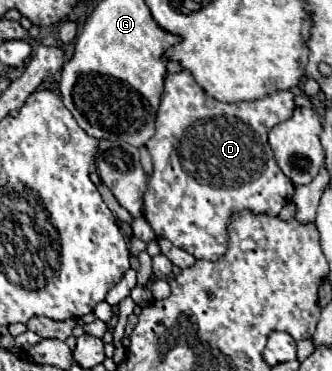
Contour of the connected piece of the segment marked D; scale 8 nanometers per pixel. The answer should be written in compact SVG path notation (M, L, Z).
M180 71L180 73L170 73L166 77L166 85L164 85L164 97L162 97L162 103L160 103L160 109L158 109L158 115L156 115L156 135L146 143L150 155L152 155L152 163L154 163L154 171L152 175L148 175L148 189L146 189L146 195L144 195L144 217L146 221L150 223L150 227L154 229L156 237L160 239L168 239L172 245L192 253L196 259L204 259L204 261L218 261L226 249L228 249L228 223L232 219L234 213L240 213L240 211L252 211L256 215L264 213L264 215L278 215L280 209L292 201L292 195L294 195L294 185L292 181L288 181L288 177L282 173L282 169L278 167L276 159L274 159L274 153L270 149L270 143L268 143L268 131L290 119L292 117L292 111L294 111L294 93L292 91L276 91L272 95L266 95L262 99L256 99L256 101L242 101L242 103L222 103L222 101L216 101L214 97L206 95L206 91L196 83L196 79L192 77L190 71Z

